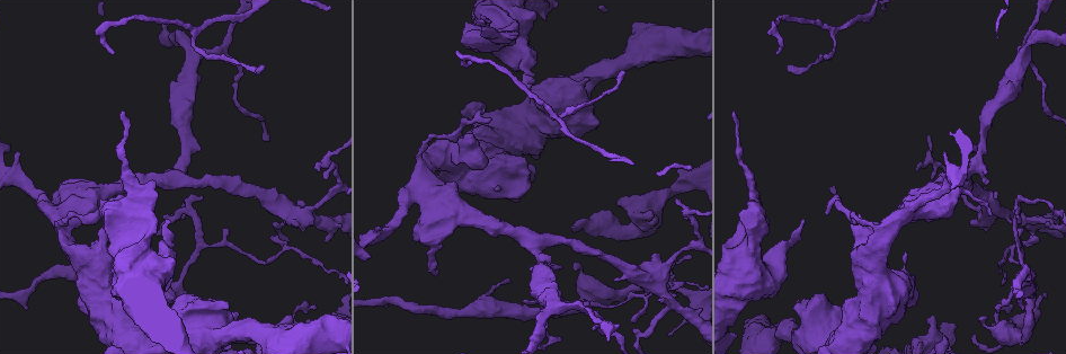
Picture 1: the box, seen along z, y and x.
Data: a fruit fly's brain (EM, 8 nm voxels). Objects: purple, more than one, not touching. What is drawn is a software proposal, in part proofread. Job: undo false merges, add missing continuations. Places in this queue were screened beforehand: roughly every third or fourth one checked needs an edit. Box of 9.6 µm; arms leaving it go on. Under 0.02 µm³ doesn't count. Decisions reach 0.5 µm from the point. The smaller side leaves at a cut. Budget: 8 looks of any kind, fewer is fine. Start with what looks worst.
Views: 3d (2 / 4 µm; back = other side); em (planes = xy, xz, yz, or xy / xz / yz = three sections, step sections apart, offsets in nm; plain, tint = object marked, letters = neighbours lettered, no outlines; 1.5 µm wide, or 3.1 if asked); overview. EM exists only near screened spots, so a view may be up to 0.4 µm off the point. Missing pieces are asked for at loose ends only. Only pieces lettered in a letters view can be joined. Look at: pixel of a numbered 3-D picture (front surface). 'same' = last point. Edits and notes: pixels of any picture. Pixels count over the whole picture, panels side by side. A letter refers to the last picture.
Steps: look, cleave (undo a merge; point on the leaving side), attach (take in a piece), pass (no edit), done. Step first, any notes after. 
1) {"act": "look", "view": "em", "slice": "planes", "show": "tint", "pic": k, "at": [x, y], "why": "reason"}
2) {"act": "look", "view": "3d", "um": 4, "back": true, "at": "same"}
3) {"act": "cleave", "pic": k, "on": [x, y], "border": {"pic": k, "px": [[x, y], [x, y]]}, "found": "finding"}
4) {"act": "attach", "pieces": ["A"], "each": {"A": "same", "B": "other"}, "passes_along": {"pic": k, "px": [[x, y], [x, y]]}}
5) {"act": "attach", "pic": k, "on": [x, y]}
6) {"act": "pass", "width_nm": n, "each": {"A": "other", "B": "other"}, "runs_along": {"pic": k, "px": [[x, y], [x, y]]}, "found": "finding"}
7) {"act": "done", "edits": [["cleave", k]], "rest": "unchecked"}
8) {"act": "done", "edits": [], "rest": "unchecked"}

{"act": "look", "view": "3d", "um": 2, "pic": 1, "at": [511, 282], "why": "tapers out"}

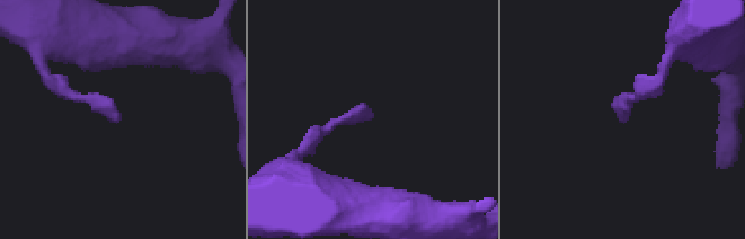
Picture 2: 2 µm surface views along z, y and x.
{"act": "look", "view": "em", "slice": "yz", "step": 4, "show": "letters", "pic": 2, "at": [622, 122], "why": "shape alone is not enough"}

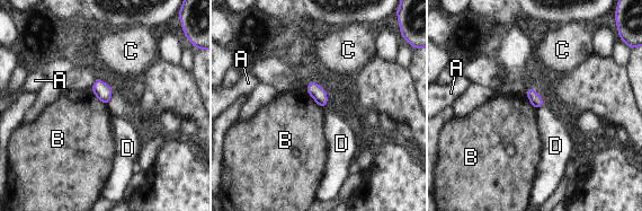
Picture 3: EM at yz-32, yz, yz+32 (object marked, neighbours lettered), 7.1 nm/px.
{"act": "look", "view": "em", "slice": "planes", "show": "letters", "at": "same"}

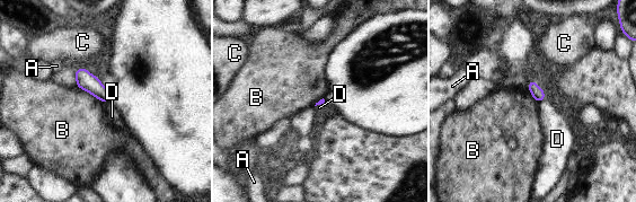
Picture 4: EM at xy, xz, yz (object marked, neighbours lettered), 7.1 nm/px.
{"act": "pass", "longest_contact_nm": ["B", 240], "each": {"A": "other", "B": "other", "C": "other", "D": "other"}, "found": "no lettered piece goes on from it"}

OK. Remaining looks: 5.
{"act": "look", "view": "3d", "um": 2, "pic": 1, "at": [825, 213], "why": "free end"}

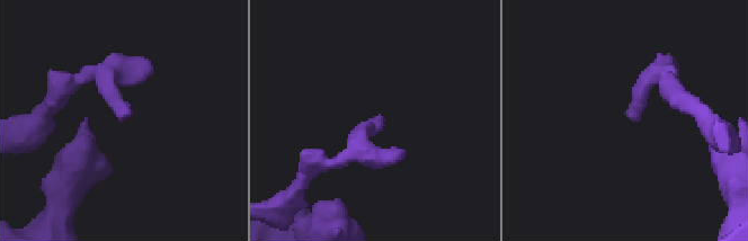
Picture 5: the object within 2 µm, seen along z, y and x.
{"act": "look", "view": "em", "slice": "xz", "step": 8, "show": "letters", "pic": 5, "at": [630, 117]}

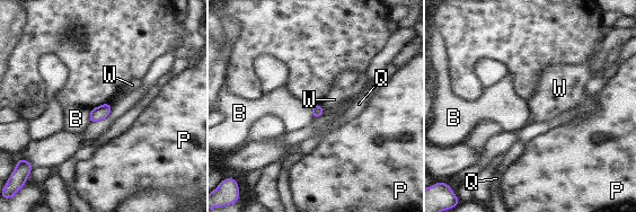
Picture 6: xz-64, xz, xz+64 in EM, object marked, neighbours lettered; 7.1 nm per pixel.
{"act": "pass", "longest_contact_nm": ["B", 110], "each": {"B": "other", "P": "other", "Q": "other", "W": "other"}, "border": {"pic": 6, "px": [[317, 103], [325, 113]]}, "found": "no lettered piece goes on from it"}

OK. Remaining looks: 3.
{"act": "look", "view": "em", "slice": "xz", "step": 8, "show": "tint", "pic": 1, "at": [958, 189], "why": "sudden change in width"}

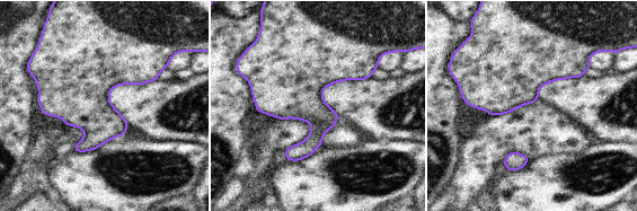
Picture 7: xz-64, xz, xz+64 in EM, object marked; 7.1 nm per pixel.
{"act": "look", "view": "em", "slice": "xz", "step": 8, "show": "letters", "at": "same"}

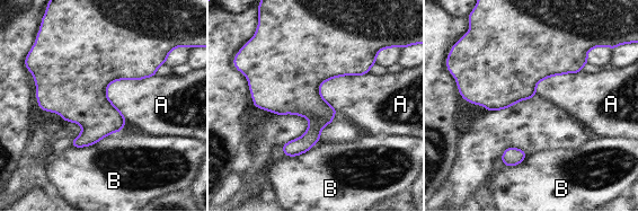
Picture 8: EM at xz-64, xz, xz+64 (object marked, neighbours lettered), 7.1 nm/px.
{"act": "pass", "each": {"A": "other", "B": "other"}, "found": "one neuron here"}

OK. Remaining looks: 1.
{"act": "done", "edits": [], "rest": "unchecked"}

